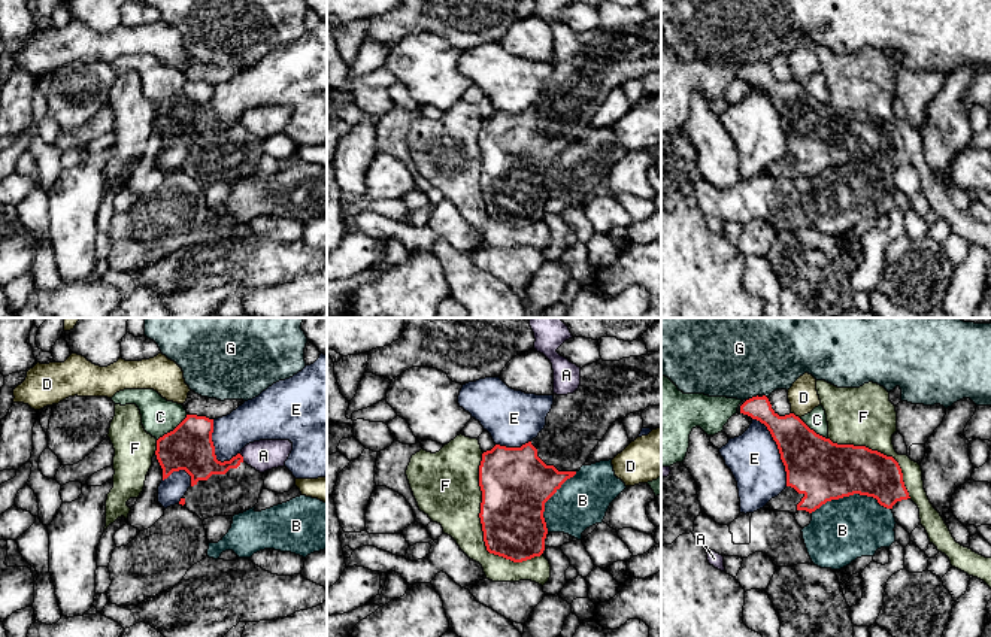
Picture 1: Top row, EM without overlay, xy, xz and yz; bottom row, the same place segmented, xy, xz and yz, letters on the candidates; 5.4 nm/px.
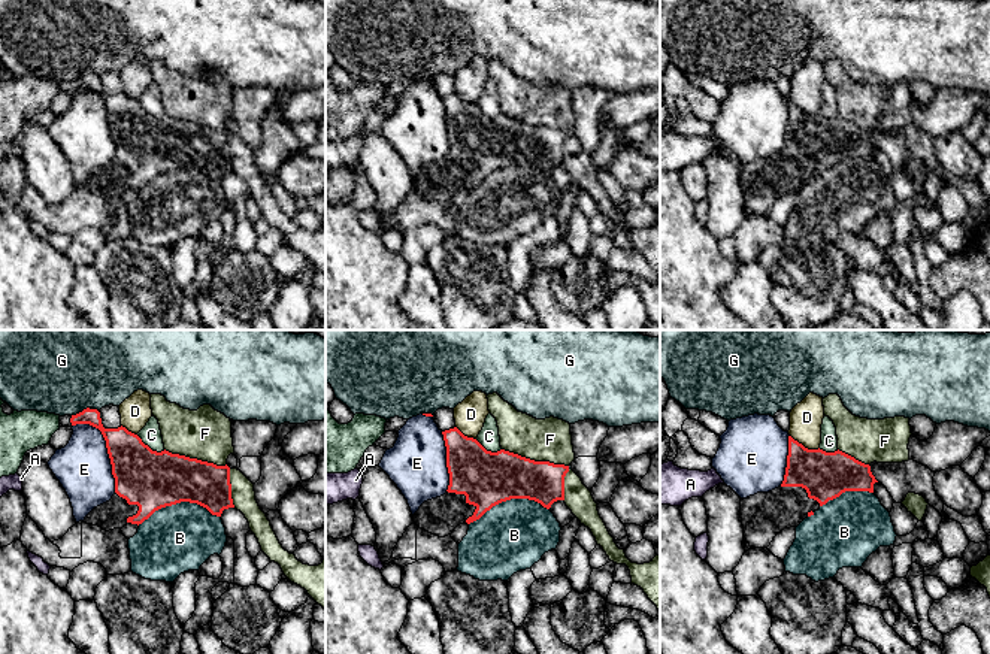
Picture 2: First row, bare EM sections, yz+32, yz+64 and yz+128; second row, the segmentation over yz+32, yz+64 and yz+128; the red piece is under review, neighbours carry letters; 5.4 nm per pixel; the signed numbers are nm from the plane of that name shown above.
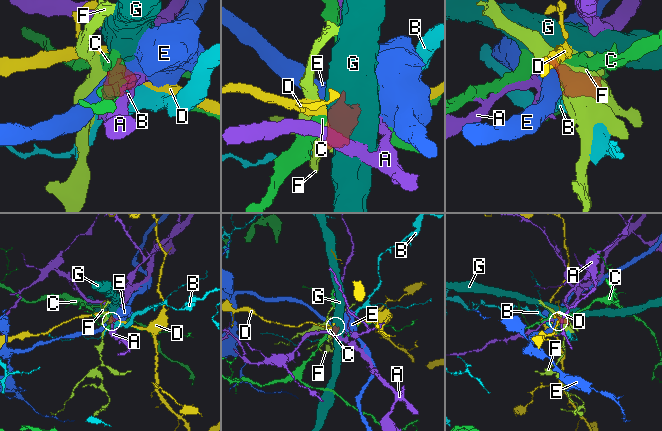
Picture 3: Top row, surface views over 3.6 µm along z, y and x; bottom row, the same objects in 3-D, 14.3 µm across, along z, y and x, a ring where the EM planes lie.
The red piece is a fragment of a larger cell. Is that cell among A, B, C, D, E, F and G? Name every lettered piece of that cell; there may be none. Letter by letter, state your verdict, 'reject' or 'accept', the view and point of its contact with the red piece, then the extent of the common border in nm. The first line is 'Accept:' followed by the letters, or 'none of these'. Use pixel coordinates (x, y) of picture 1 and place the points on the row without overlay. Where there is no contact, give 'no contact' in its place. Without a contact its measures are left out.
Accept: none of these
A: reject; meets red in xy at (242, 124); contact 50 nm long
B: reject; meets red in yz at (849, 160); contact 440 nm long
C: reject; meets red in xy at (173, 96); contact 220 nm long
D: reject; meets red in yz at (794, 81); contact 60 nm long
E: reject; meets red in yz at (778, 114); contact 420 nm long
F: reject; meets red in xz at (482, 193); contact 650 nm long
G: reject; meets red in yz at (752, 63); contact 50 nm long

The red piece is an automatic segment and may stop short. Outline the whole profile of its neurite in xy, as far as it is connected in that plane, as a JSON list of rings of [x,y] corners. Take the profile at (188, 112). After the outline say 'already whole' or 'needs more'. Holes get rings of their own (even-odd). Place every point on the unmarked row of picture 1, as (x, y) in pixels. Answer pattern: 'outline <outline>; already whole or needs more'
outline [[[187,81],[173,97],[157,106],[155,116],[163,134],[163,146],[179,136],[185,136],[191,142],[191,152],[179,170],[196,179],[201,186],[246,178],[258,169],[260,160],[264,155],[263,139],[248,131],[240,119],[224,128],[216,125],[212,98],[213,85]]]; needs more

